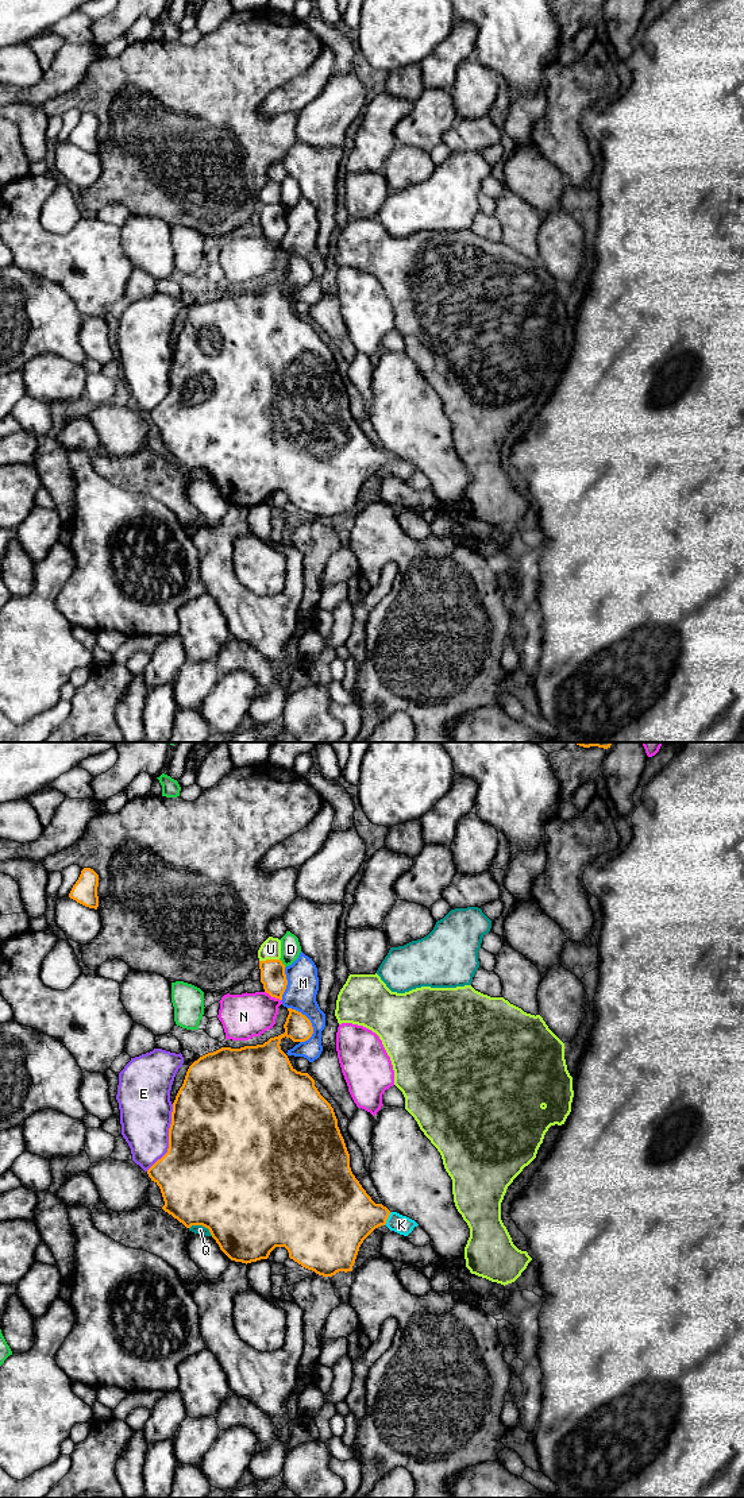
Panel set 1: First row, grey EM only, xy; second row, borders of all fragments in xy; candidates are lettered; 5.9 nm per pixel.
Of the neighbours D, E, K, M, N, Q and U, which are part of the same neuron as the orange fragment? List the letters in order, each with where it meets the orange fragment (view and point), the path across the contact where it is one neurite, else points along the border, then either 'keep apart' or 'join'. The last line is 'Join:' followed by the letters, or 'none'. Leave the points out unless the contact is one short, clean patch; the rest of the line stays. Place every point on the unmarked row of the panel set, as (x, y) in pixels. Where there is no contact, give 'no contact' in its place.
D: meets orange in xy at (281, 207); keep apart
E: meets orange in xy at (169, 382); keep apart
K: meets orange in xy at (386, 463); runs through xy (344, 459), (381, 459), (386, 463), (401, 468); join
M: meets orange in xy at (309, 265); keep apart
N: meets orange in xy at (273, 240); keep apart
Q: meets orange in xy at (201, 468); keep apart
U: meets orange in xy at (269, 204); keep apart
Join: K

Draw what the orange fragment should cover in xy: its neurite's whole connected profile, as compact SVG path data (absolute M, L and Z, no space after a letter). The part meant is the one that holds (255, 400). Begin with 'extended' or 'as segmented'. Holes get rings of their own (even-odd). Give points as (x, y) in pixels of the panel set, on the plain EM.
extended | M288 252L288 255L289 259L284 269L284 278L270 282L263 289L244 290L240 293L221 292L200 301L189 310L184 328L173 347L167 397L147 414L147 418L161 433L165 445L162 453L182 467L186 472L190 472L192 470L203 470L208 472L220 494L231 505L247 509L261 503L267 503L275 491L285 491L289 497L289 502L302 511L323 521L332 521L339 516L352 516L361 489L375 472L386 470L390 475L408 480L419 468L406 460L390 456L382 448L375 448L352 418L350 412L350 398L338 371L334 352L320 339L315 331L315 324L308 317L297 316L292 310L288 300L281 294L280 287L285 281L290 282L293 286L305 286L313 278L312 267L305 259L292 252Z

